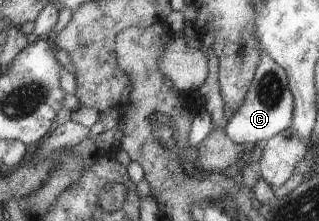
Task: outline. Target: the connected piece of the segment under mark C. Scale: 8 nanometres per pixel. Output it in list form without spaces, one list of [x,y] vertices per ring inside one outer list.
[[[259,50],[259,65],[254,81],[247,92],[246,101],[239,106],[237,114],[228,120],[224,132],[235,145],[258,143],[262,145],[279,132],[291,126],[294,116],[294,99],[288,88],[286,73],[269,57],[269,54]]]

